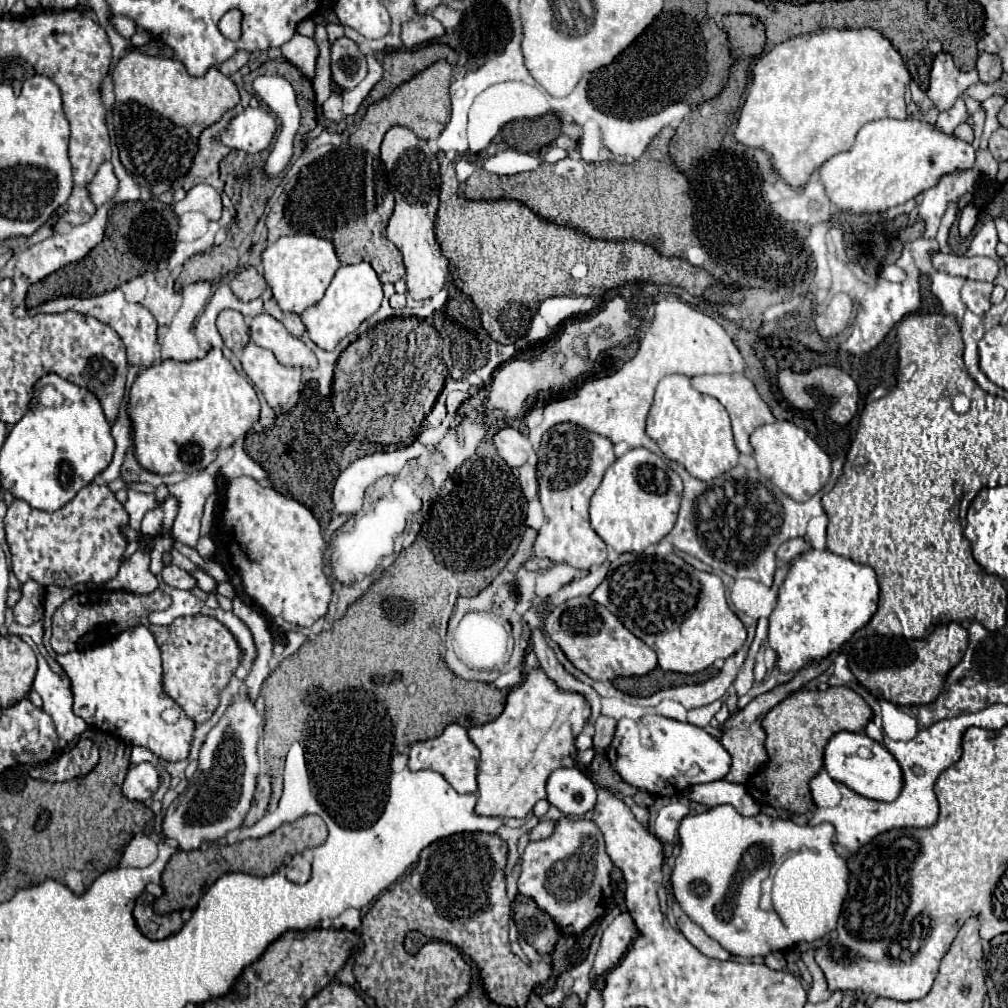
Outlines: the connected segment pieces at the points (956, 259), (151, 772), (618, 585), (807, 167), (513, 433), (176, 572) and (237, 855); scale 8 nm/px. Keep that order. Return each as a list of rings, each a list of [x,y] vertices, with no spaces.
[[[935,255],[935,269],[975,281],[993,281],[997,277],[997,263],[989,257],[961,257],[961,255]]]
[[[139,763],[127,771],[123,795],[131,801],[149,801],[159,787],[159,773],[151,763]]]
[[[623,553],[611,561],[603,583],[591,599],[605,605],[639,639],[655,649],[665,671],[697,673],[715,659],[727,659],[745,643],[747,631],[739,617],[729,609],[725,587],[719,575],[697,571],[679,555],[639,555]]]
[[[819,29],[819,31],[813,31],[813,33],[807,33],[807,35],[799,35],[799,37],[793,37],[789,41],[783,41],[779,45],[775,45],[771,51],[767,51],[765,55],[761,55],[755,65],[753,65],[753,79],[751,79],[751,85],[749,85],[749,93],[745,97],[745,103],[743,103],[743,109],[739,113],[739,121],[737,121],[737,127],[735,127],[735,139],[747,147],[757,147],[757,149],[763,149],[769,157],[771,157],[771,163],[773,163],[773,169],[795,189],[803,187],[809,177],[815,173],[817,165],[821,165],[821,161],[827,161],[829,157],[841,153],[841,151],[847,151],[853,143],[855,143],[855,135],[857,131],[869,123],[869,121],[875,121],[875,119],[885,119],[885,117],[893,117],[893,119],[905,119],[905,91],[911,83],[911,75],[909,75],[909,69],[907,65],[903,63],[899,51],[891,45],[889,39],[885,39],[879,31],[875,29]]]
[[[505,427],[495,435],[495,447],[509,467],[521,467],[523,463],[527,463],[527,457],[531,453],[529,439],[513,427]]]
[[[165,565],[161,571],[161,577],[167,585],[177,587],[177,589],[193,589],[197,585],[195,577],[189,571],[179,569],[177,565]]]
[[[283,825],[273,831],[267,837],[261,839],[247,839],[239,841],[235,845],[219,845],[215,849],[207,851],[177,851],[171,861],[167,863],[163,871],[163,889],[165,895],[155,901],[155,911],[157,913],[171,913],[171,911],[183,911],[183,909],[195,909],[203,891],[207,891],[209,885],[215,883],[223,873],[229,871],[239,871],[247,875],[257,875],[257,877],[267,877],[279,869],[279,865],[287,865],[293,857],[293,841],[285,837]]]

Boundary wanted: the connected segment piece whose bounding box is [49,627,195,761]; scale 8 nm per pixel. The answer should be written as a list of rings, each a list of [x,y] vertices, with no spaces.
[[[147,627],[127,629],[111,643],[95,649],[71,651],[65,655],[49,653],[69,675],[75,695],[73,711],[83,717],[89,727],[107,731],[131,745],[147,747],[163,761],[183,761],[189,757],[195,723],[183,711],[177,725],[169,725],[161,719],[161,713],[171,707],[173,701],[163,691],[159,647]]]

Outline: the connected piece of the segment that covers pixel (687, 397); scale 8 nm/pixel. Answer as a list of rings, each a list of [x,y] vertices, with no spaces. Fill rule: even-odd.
[[[667,375],[659,381],[647,419],[647,435],[659,445],[667,459],[681,463],[701,481],[711,481],[723,475],[733,469],[739,459],[727,409],[715,397],[693,389],[691,379],[685,375]]]

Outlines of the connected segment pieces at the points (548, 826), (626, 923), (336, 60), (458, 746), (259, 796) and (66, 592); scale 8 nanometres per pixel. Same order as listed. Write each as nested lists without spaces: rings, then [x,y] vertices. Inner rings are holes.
[[[539,821],[537,827],[531,831],[531,841],[547,839],[555,831],[555,825],[557,825],[557,821]]]
[[[621,913],[619,917],[613,919],[613,923],[603,933],[601,947],[593,963],[593,971],[591,971],[593,981],[605,975],[609,969],[613,969],[621,961],[621,957],[625,955],[625,951],[629,949],[635,937],[637,937],[637,927],[629,913]]]
[[[341,37],[331,45],[331,73],[341,89],[351,89],[367,75],[367,61],[355,41]]]
[[[451,723],[445,727],[441,737],[413,743],[409,749],[409,767],[411,769],[433,769],[439,771],[457,793],[477,793],[477,765],[479,765],[479,749],[469,739],[467,729],[459,723]]]
[[[261,775],[259,781],[257,781],[257,791],[255,791],[255,799],[253,799],[253,805],[251,805],[251,811],[247,813],[243,825],[249,827],[249,825],[255,825],[267,811],[267,805],[269,805],[269,797],[271,797],[271,779],[269,775]]]
[[[49,585],[47,587],[47,595],[45,595],[45,647],[49,649],[49,637],[51,637],[51,617],[55,613],[55,609],[59,605],[63,605],[67,599],[71,597],[71,589],[67,587],[57,587],[57,585]]]

